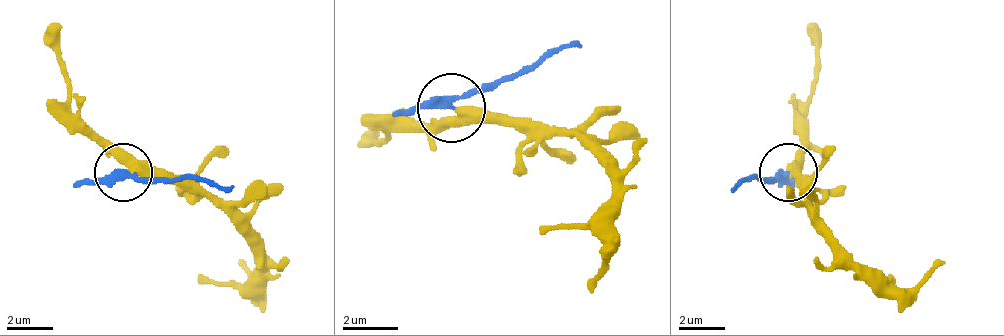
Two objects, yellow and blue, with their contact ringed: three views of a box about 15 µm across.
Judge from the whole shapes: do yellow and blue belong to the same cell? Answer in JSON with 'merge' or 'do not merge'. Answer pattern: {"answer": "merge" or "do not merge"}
{"answer": "do not merge"}

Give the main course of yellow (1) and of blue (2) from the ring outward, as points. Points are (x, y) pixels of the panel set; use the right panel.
1: (789, 173), (801, 185), (807, 208), (847, 255), (900, 290), (917, 290), (946, 261)
2: (789, 173), (743, 179), (731, 191)

